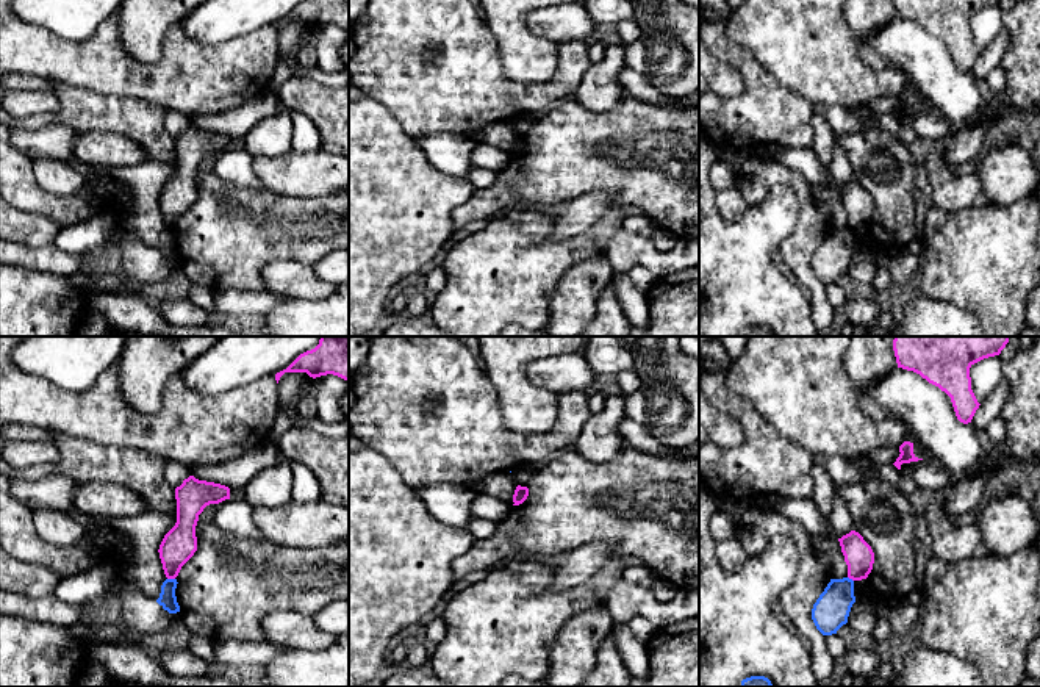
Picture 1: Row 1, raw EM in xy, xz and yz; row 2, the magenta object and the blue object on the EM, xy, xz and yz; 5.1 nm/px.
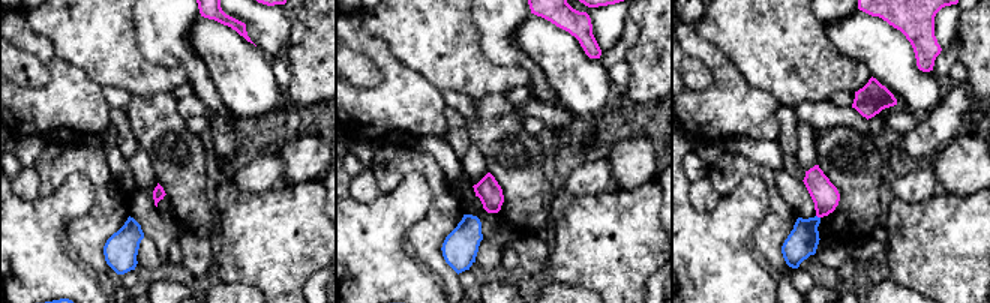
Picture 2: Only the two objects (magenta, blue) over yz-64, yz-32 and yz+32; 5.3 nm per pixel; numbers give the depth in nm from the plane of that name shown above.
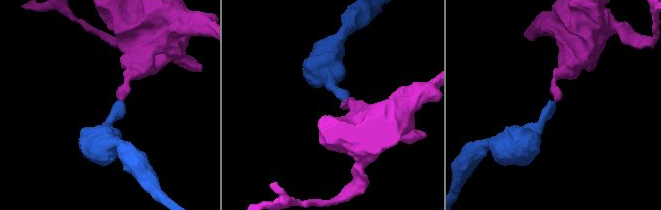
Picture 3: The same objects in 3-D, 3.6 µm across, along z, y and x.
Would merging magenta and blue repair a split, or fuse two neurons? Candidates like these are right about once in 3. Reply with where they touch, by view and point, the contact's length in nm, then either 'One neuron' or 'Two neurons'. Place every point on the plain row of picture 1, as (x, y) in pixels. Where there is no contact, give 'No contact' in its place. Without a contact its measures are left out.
Touches magenta at xy (171, 227). Shared border 40 nm. Two neurons

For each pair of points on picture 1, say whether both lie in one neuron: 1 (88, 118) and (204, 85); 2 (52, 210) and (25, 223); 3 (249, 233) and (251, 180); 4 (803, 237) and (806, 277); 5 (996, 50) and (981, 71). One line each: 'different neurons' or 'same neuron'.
1: different neurons
2: different neurons
3: different neurons
4: same neuron
5: same neuron

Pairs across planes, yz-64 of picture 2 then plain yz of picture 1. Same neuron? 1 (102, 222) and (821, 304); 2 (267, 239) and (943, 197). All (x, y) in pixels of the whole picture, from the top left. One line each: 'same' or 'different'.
1: same
2: different

